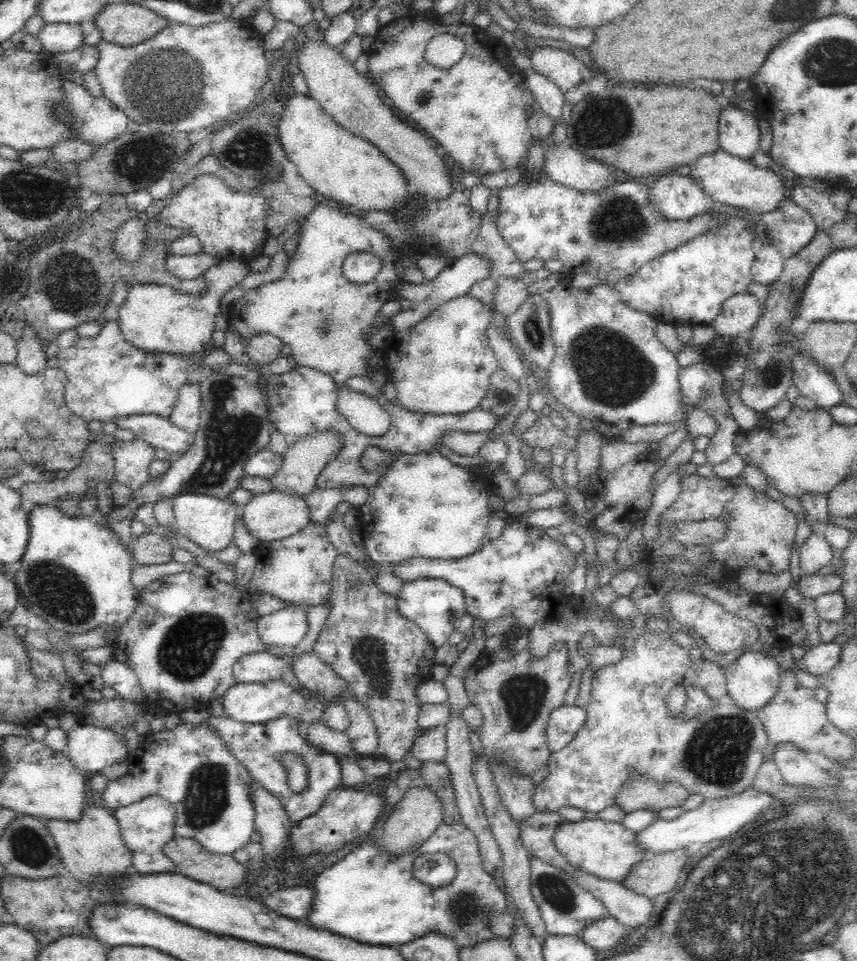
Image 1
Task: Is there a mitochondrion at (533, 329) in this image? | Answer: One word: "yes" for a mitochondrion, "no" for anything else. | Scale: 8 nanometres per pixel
yes

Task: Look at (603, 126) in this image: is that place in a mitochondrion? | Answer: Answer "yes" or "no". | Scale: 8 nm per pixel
yes

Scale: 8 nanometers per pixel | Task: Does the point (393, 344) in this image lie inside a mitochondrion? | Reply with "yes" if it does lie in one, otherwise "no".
no

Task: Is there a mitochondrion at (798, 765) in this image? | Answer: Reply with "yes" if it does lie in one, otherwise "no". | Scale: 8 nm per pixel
no

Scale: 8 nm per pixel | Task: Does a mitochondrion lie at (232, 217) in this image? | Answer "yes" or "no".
yes

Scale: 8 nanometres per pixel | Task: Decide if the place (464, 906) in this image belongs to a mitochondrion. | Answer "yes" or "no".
yes

